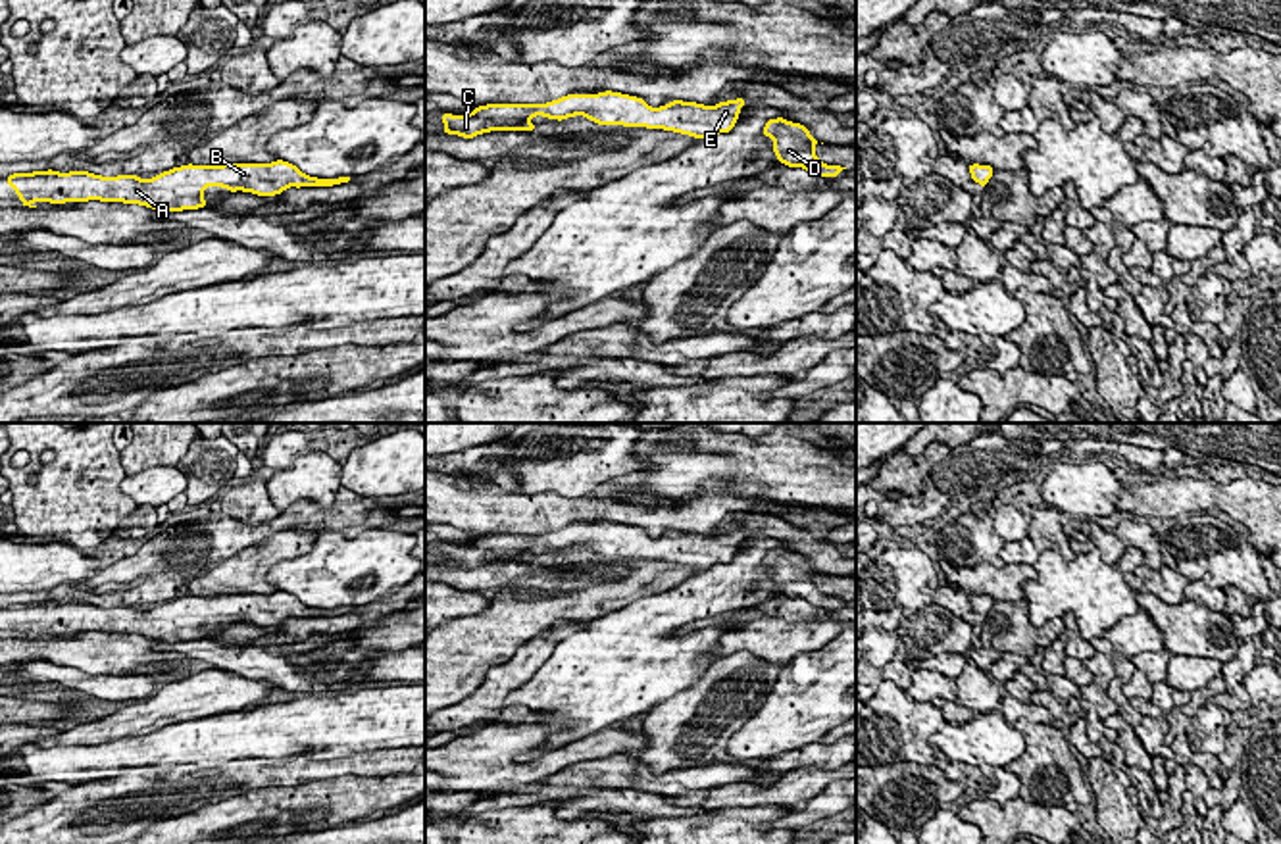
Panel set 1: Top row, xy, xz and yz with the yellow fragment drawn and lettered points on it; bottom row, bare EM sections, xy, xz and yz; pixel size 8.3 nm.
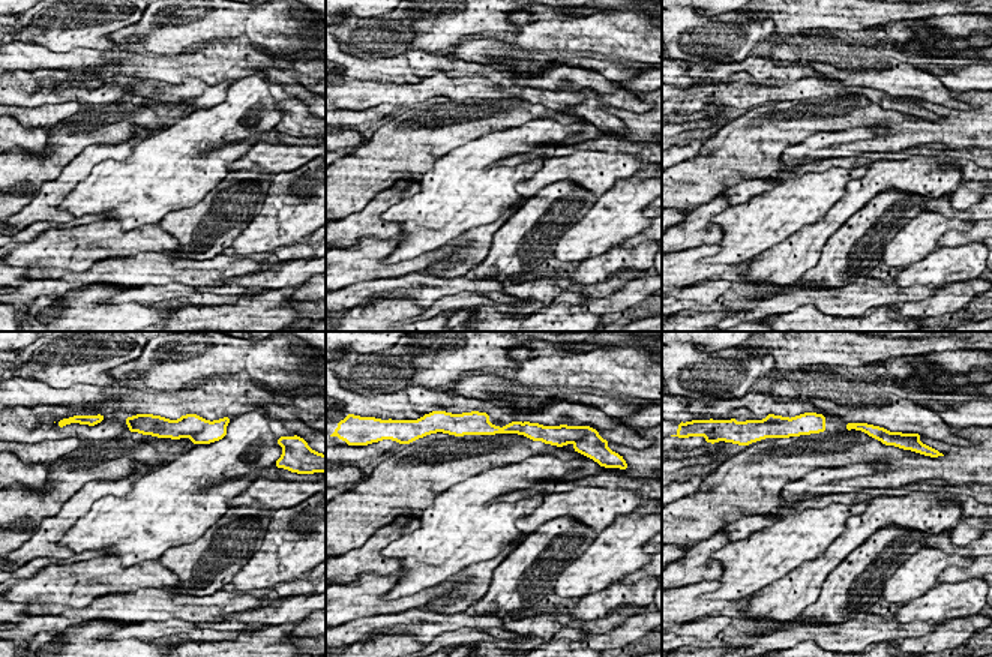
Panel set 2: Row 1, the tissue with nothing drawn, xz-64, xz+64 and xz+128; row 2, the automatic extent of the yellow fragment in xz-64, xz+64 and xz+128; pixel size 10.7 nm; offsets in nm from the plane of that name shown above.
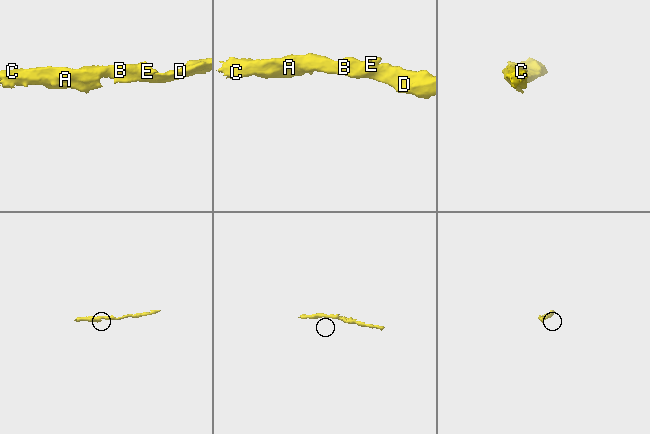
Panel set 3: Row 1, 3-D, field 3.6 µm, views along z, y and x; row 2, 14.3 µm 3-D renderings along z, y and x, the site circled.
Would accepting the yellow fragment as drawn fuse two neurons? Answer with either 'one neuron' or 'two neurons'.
one neuron

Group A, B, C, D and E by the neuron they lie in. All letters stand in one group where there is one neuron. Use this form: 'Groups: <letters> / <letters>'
Groups: A B C D E

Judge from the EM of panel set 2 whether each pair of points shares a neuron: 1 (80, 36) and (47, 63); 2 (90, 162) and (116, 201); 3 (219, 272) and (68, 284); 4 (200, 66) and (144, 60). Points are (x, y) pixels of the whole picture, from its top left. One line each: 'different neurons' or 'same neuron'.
1: different neurons
2: different neurons
3: same neuron
4: same neuron

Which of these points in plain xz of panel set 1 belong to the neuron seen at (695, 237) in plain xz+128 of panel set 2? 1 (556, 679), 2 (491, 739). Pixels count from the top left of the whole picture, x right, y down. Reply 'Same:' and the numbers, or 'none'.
Same: none

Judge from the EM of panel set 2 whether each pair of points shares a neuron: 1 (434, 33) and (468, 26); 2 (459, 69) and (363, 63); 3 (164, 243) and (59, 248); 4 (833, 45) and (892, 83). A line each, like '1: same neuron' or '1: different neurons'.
1: same neuron
2: same neuron
3: same neuron
4: same neuron

